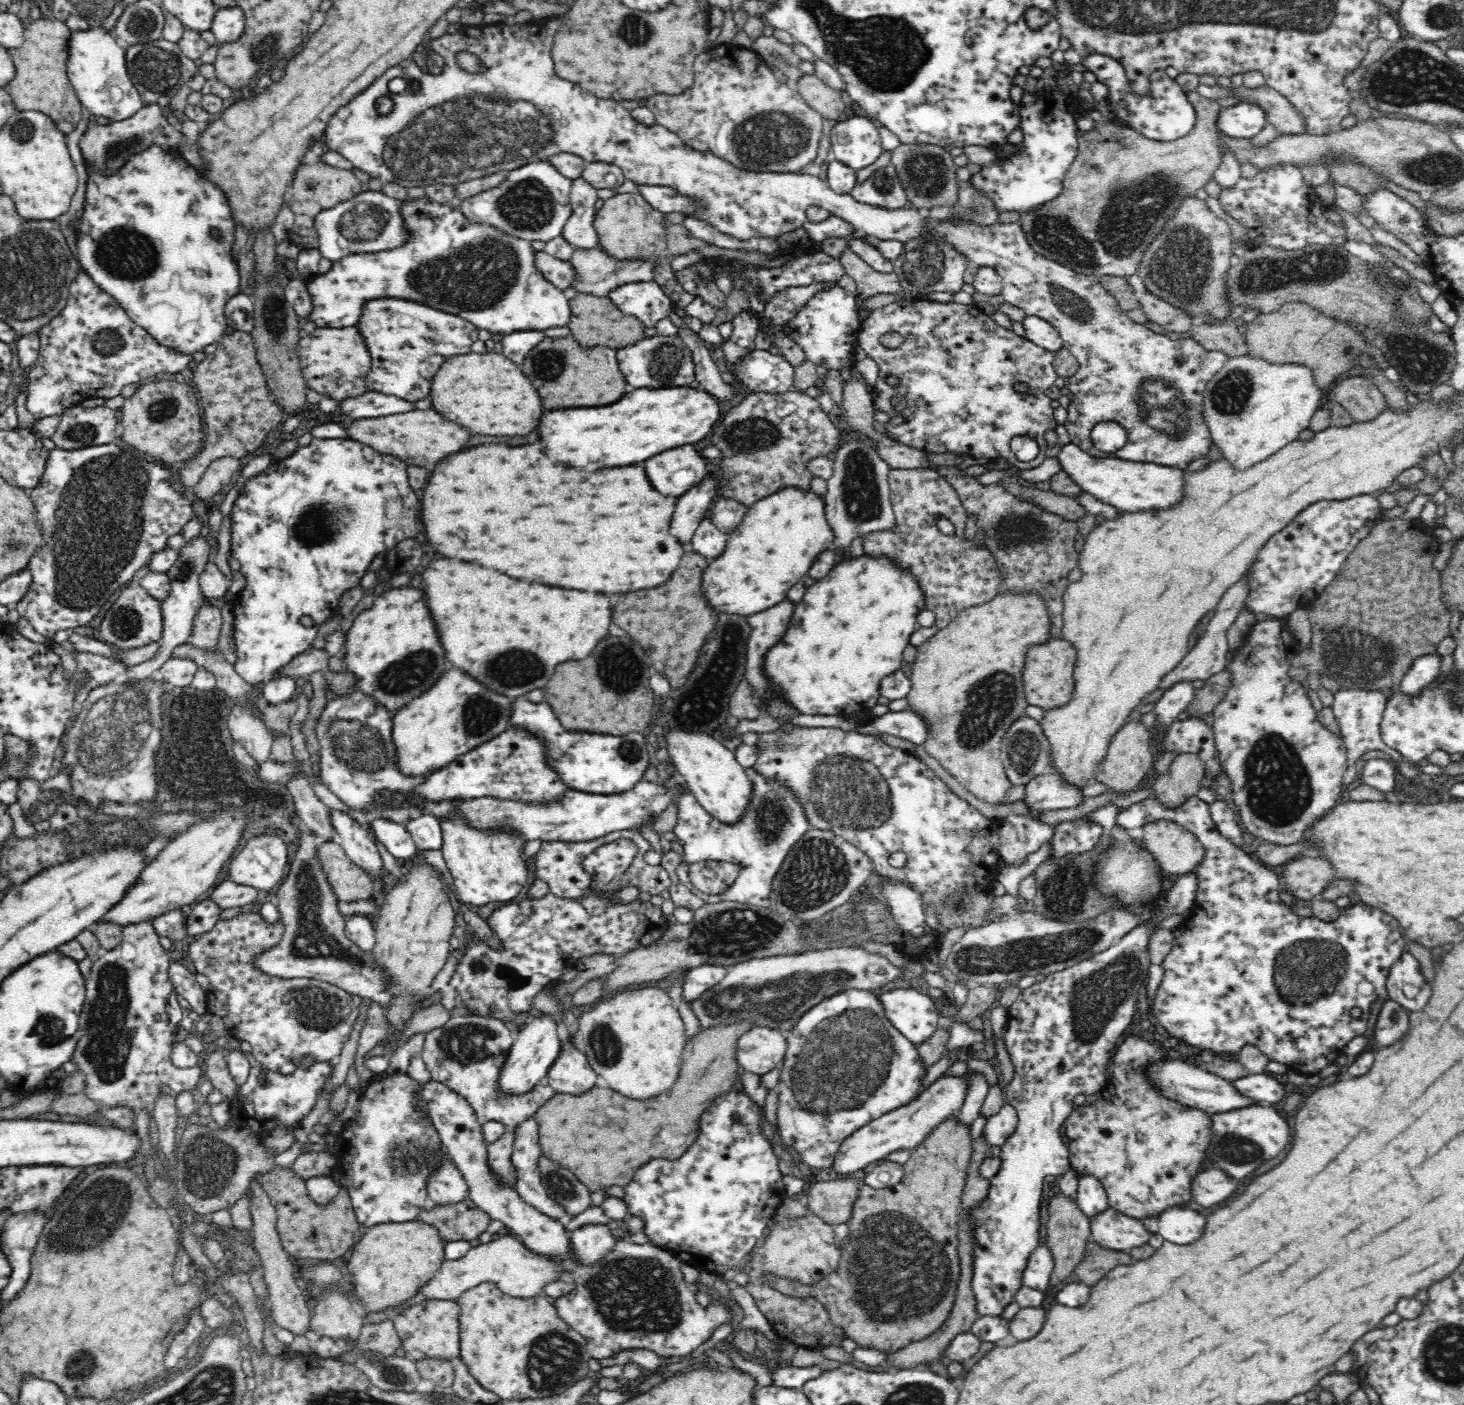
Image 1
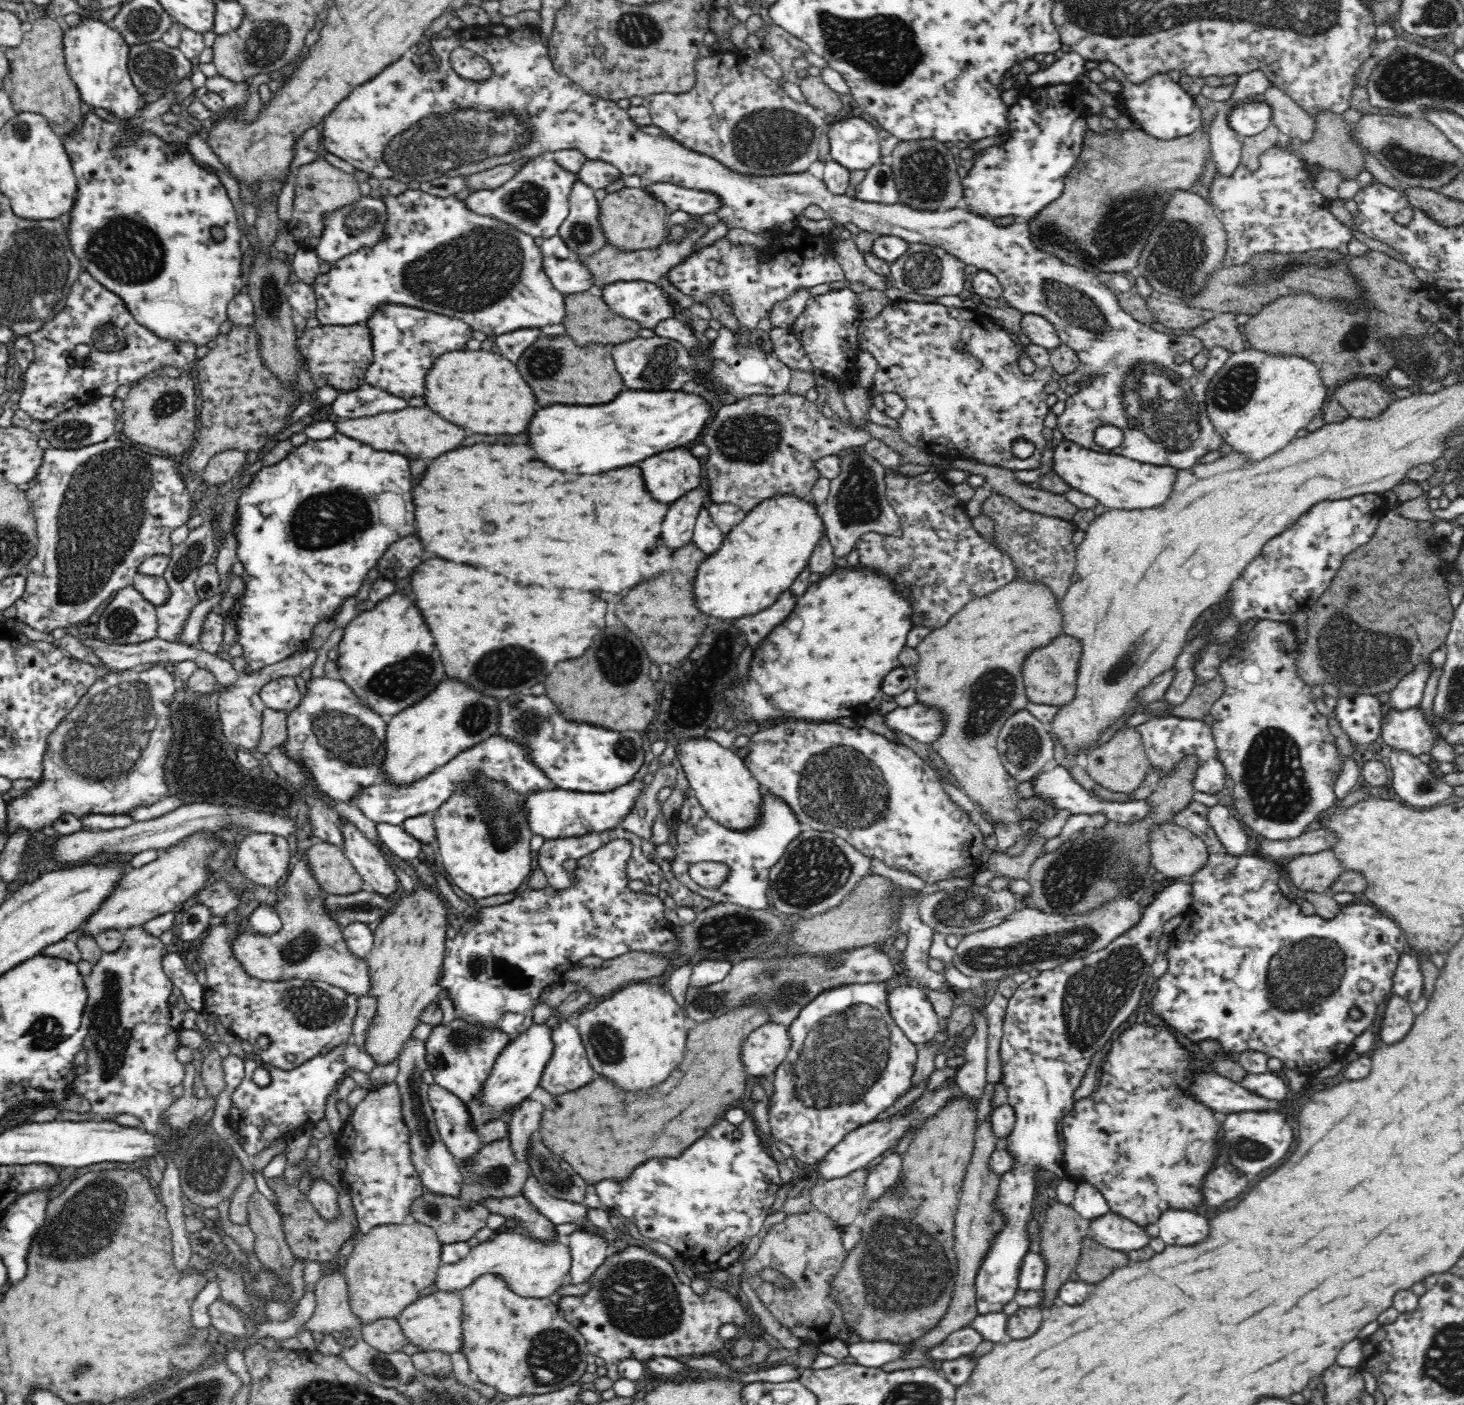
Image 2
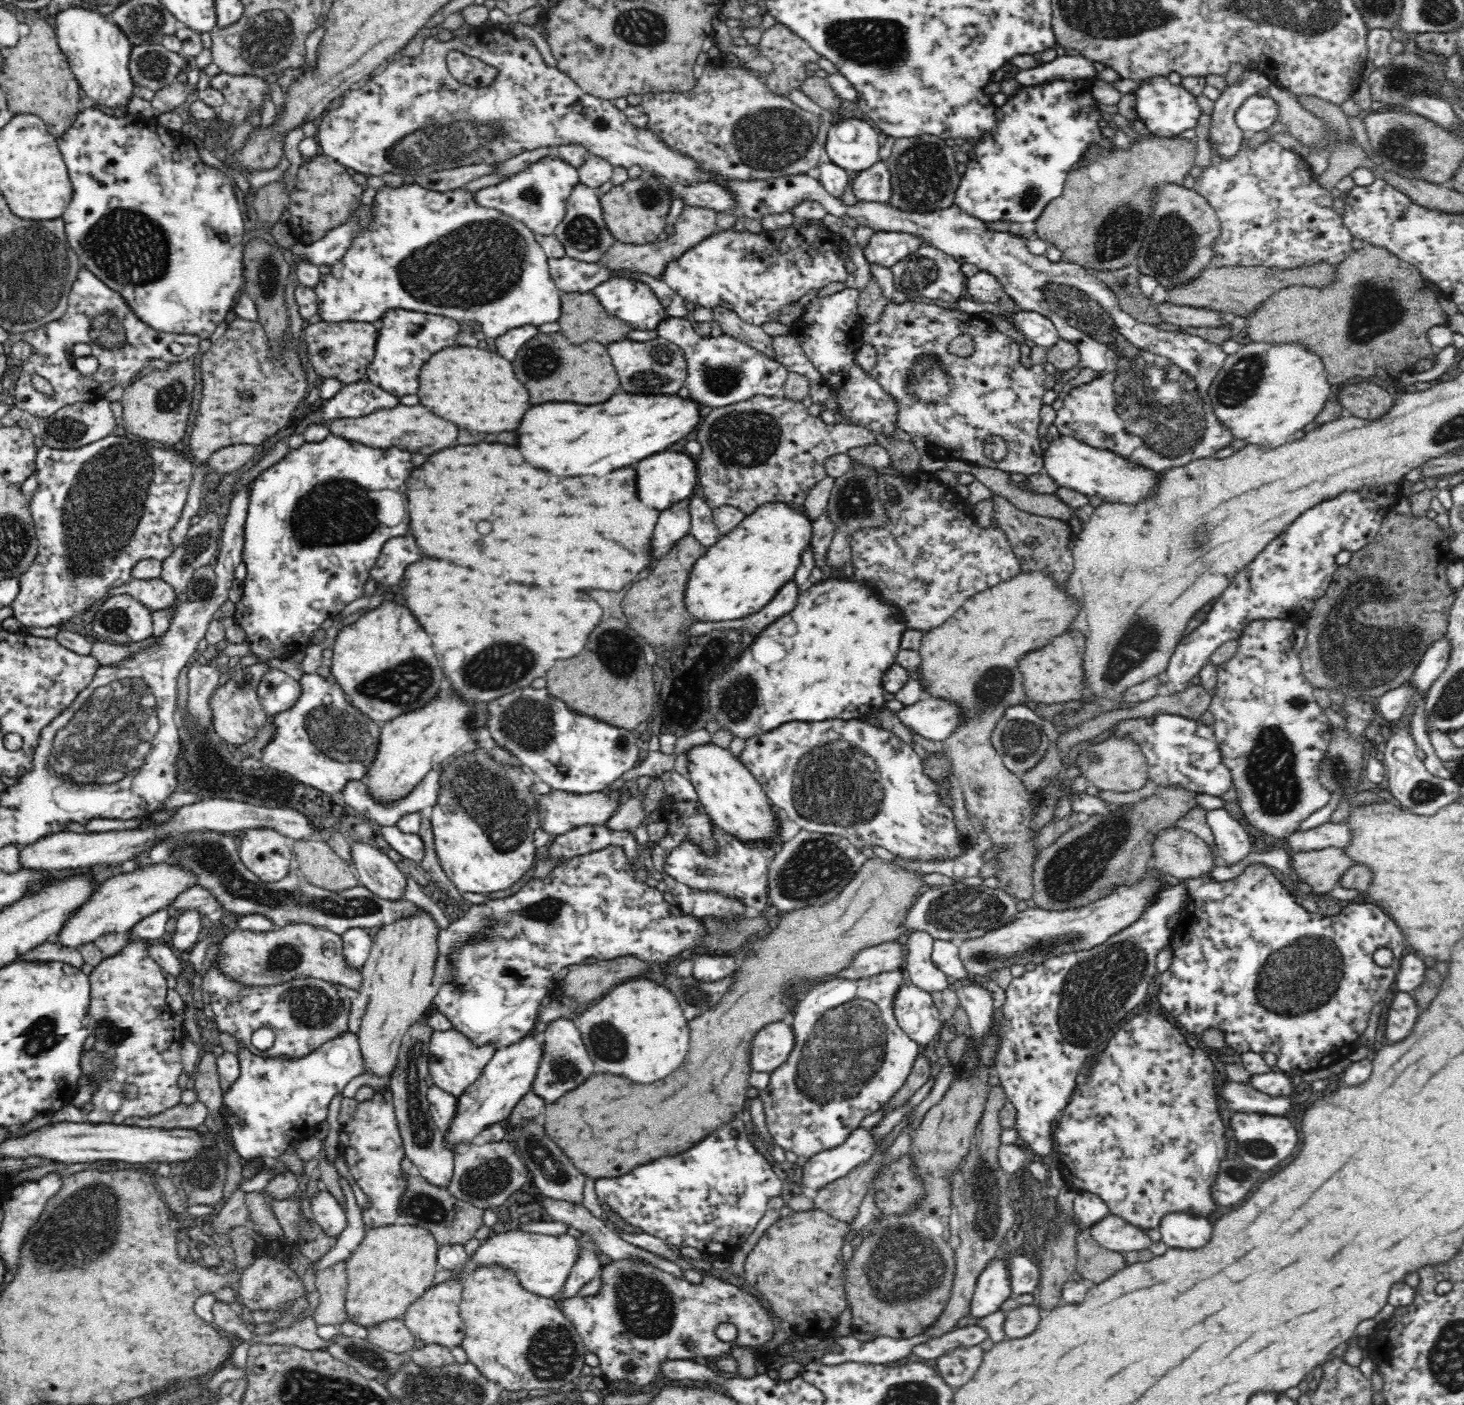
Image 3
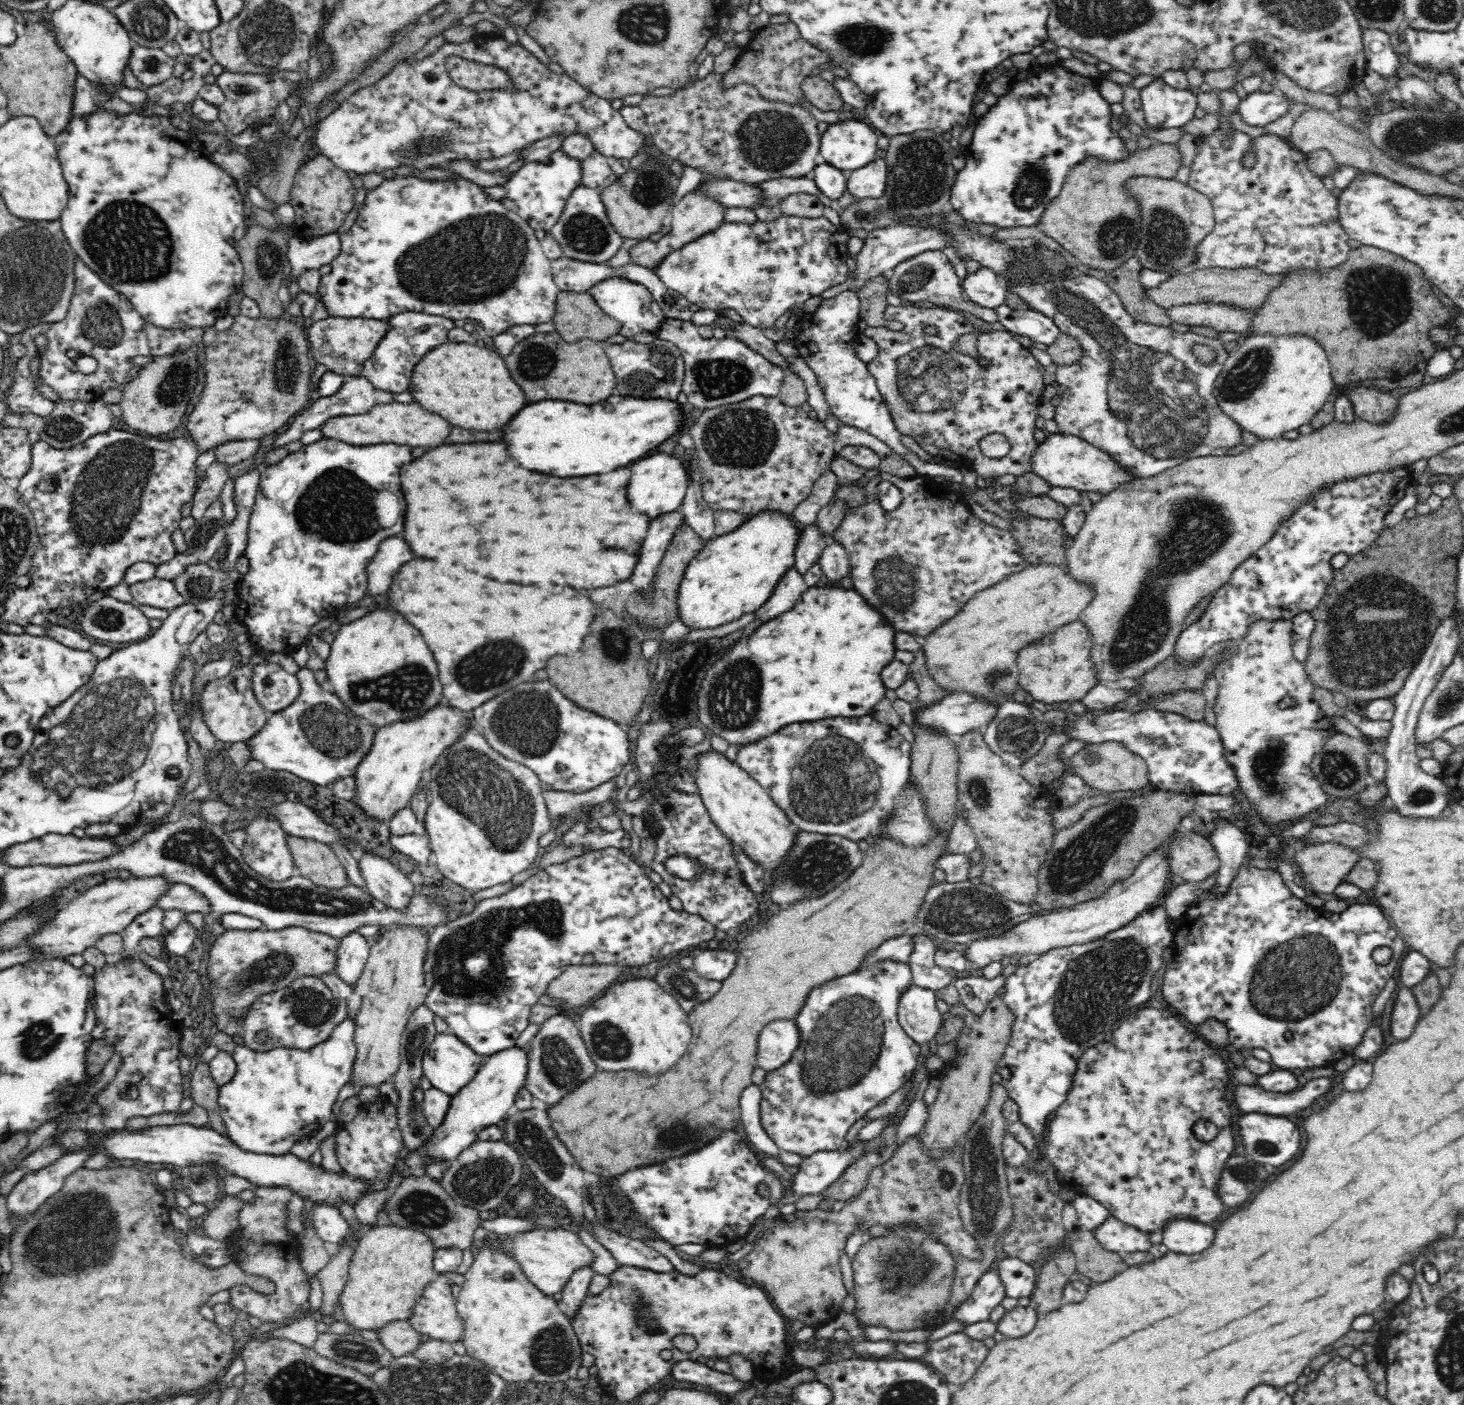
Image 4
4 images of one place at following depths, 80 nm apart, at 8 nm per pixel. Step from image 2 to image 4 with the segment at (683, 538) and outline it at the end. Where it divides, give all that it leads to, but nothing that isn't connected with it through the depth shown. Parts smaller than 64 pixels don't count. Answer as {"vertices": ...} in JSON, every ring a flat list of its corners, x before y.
{"vertices":[[679,509,674,512,660,514,648,530,646,540,642,542,642,550,640,550,640,560,638,566,632,574,632,584,636,589,641,589,643,592,648,592,651,589,650,582,654,580,657,566,663,559,664,553,676,531,684,524,685,516]]}

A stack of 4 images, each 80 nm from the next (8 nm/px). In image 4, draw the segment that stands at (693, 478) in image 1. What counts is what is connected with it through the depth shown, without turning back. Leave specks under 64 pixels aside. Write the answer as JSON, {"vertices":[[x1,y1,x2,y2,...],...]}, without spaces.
{"vertices":[[654,454,650,458,638,460,630,468,630,472,632,472,632,476,630,476,630,484,628,484,628,500,638,510,648,514,650,518,674,512,682,504,690,481,690,470,688,470,685,458,680,464,680,460,670,458,668,454]]}

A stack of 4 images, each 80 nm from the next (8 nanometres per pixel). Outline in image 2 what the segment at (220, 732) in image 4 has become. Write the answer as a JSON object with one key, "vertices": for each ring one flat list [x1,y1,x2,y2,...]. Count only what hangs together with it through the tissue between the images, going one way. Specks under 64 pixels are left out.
{"vertices":[[307,648,305,651,294,653,282,662,265,666,261,671,256,671,251,675,244,673,244,671,239,673,238,684,232,690,223,690,218,701,222,732,226,735,226,738,234,743,236,747,242,746,242,748,247,748,249,751,256,751,255,748,262,738,262,712,267,707,260,696,262,688,268,682,272,682,271,680,283,676,292,677,293,679,300,676,301,672,314,665,316,659,316,650]]}

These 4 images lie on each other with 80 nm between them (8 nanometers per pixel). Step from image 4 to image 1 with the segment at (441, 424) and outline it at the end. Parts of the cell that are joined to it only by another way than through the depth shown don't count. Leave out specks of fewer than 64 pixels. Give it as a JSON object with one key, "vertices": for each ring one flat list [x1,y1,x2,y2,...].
{"vertices":[[412,410,404,414,392,414,382,418,366,418,354,422,348,430,348,435,354,441,374,448,378,453,402,459,408,466,426,466,440,462,454,452,460,452,470,434,466,428,442,418,434,410]]}

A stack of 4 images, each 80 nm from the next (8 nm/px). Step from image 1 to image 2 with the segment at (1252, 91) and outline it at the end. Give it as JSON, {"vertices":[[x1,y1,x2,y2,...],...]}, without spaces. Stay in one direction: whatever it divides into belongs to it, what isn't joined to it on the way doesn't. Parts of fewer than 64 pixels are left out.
{"vertices":[[1270,86,1263,92,1270,107,1271,122,1278,127,1282,138,1309,141,1316,128,1314,119,1282,90]]}

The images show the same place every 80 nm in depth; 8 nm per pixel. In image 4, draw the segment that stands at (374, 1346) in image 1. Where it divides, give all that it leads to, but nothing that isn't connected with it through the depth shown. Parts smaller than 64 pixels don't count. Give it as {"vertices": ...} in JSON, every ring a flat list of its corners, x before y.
{"vertices":[[394,1320,374,1330,376,1341,382,1343,394,1357,411,1354,420,1345,420,1333,408,1321]]}

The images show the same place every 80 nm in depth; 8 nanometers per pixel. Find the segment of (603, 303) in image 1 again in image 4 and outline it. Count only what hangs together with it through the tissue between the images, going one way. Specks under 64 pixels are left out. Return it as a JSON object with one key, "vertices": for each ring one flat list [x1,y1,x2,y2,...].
{"vertices":[[560,291,556,314,551,321,557,333,568,342,578,342,582,338,606,341,619,334,623,327,598,306,589,292]]}

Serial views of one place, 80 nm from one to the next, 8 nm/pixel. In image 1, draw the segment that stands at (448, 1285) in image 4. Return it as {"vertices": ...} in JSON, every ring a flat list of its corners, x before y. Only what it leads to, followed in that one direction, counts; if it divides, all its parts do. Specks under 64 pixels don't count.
{"vertices":[[424,1299,393,1319,394,1329,400,1337,400,1347,404,1356,414,1362,424,1359,444,1359,451,1362,460,1358,459,1322,460,1305,457,1301]]}

